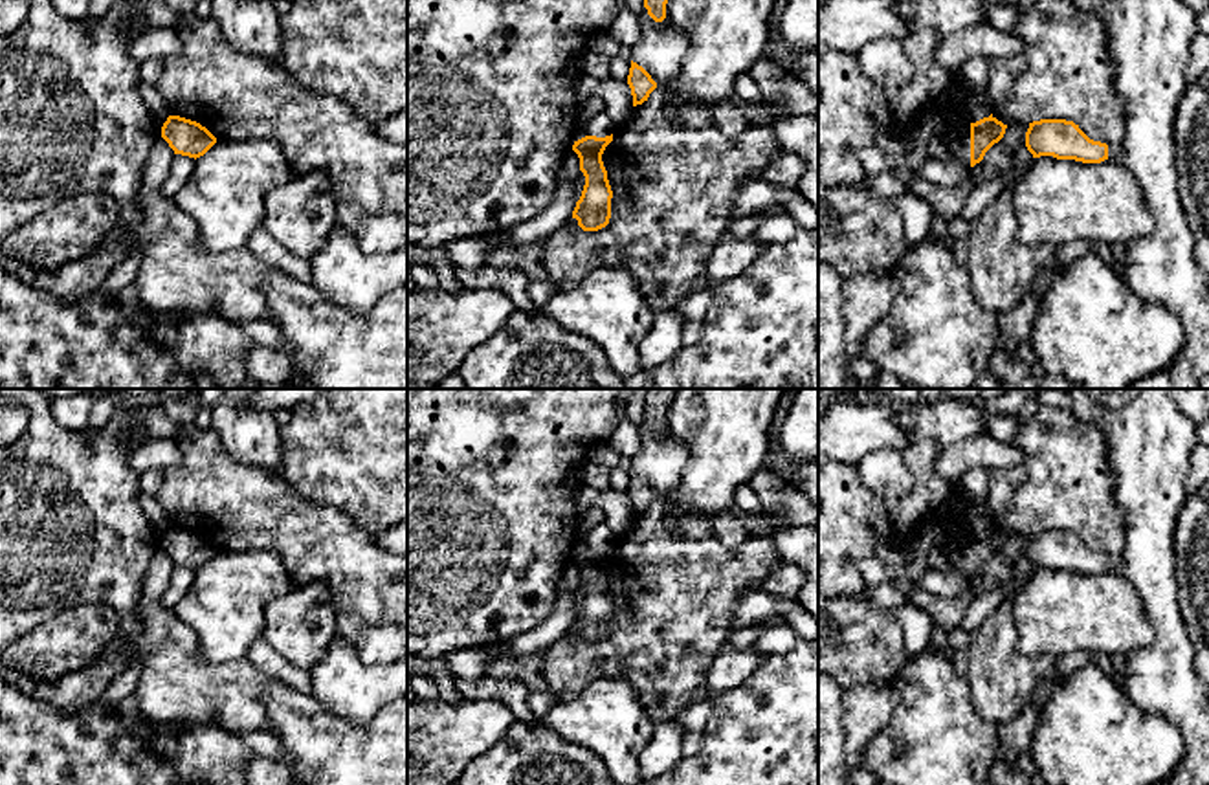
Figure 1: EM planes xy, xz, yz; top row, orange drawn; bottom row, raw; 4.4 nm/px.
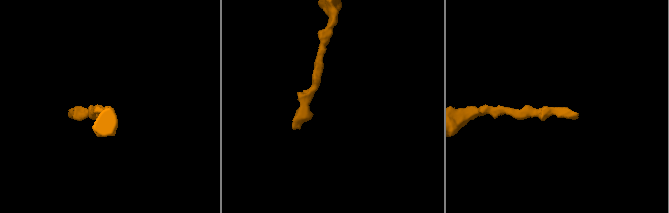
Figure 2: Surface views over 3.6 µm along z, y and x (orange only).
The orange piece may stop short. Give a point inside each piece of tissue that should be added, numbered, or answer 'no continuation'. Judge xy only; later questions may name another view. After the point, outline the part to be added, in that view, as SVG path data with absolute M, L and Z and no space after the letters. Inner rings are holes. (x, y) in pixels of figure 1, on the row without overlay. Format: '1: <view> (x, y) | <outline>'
no continuation

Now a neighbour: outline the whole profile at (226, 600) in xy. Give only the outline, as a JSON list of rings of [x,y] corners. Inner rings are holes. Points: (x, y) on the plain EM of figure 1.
[[[216,550],[196,569],[174,614],[196,633],[204,662],[240,662],[264,633],[266,605],[292,589],[277,552]]]

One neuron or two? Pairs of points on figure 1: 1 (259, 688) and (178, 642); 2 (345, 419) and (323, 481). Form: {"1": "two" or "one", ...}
{"1": "one", "2": "one"}

